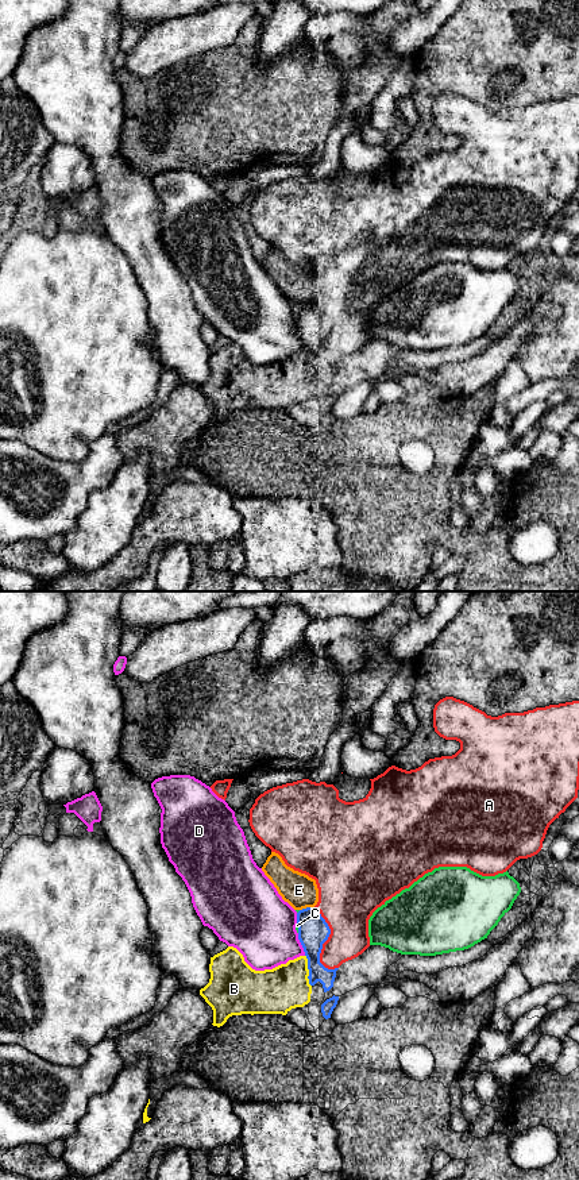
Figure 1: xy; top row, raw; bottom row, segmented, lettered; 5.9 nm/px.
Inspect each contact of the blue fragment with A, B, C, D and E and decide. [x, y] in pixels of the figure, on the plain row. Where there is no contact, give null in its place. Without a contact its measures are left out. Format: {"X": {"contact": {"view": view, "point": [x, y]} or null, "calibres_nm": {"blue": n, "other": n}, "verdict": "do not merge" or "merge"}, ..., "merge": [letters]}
{"A": {"contact": {"view": "xy", "point": [324, 336]}, "calibres_nm": {"blue": 180, "other": 300}, "verdict": "merge"}, "B": {"contact": {"view": "xy", "point": [309, 366]}, "calibres_nm": {"blue": 180, "other": 280}, "verdict": "do not merge"}, "C": {"contact": {"view": "xy", "point": [298, 323]}, "calibres_nm": {"blue": 180, "other": 20}, "verdict": "do not merge"}, "D": {"contact": {"view": "xy", "point": [301, 339]}, "calibres_nm": {"blue": 180, "other": 380}, "verdict": "do not merge"}, "E": {"contact": {"view": "xy", "point": [307, 303]}, "calibres_nm": {"blue": 180, "other": 200}, "verdict": "do not merge"}, "merge": ["A"]}

